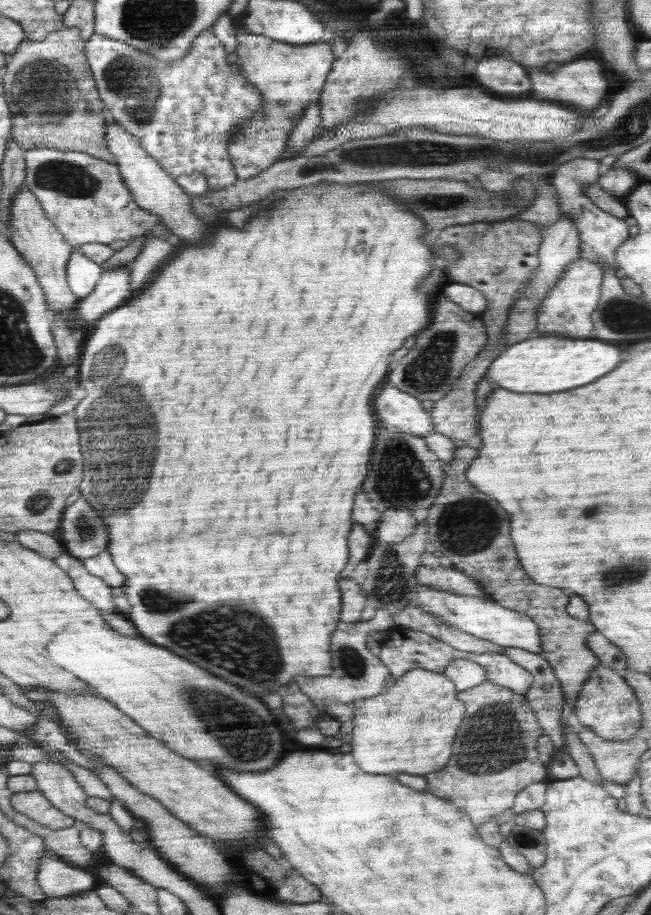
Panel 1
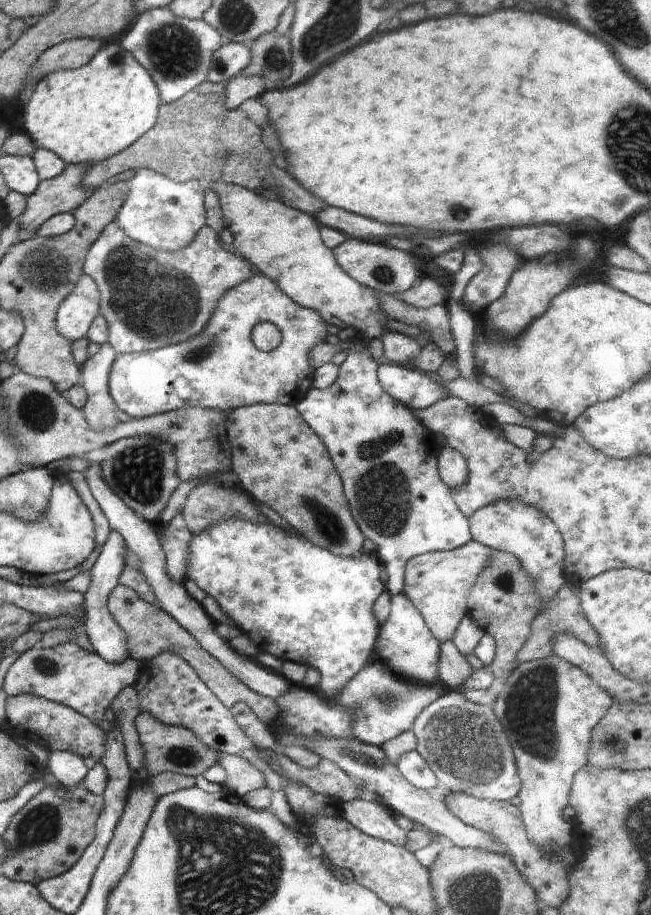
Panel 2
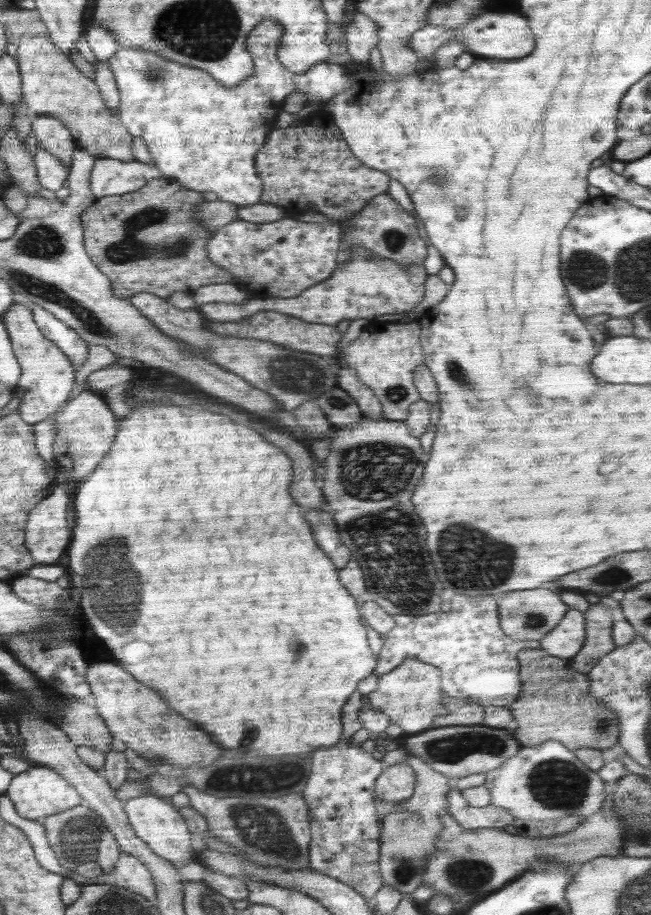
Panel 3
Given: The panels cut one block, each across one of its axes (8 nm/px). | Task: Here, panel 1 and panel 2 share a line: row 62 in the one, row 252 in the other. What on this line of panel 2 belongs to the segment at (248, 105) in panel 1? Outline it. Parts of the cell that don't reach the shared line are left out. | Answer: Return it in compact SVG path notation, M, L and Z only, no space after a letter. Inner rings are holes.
M117 219L109 222L100 233L88 249L83 264L84 274L96 280L100 288L100 310L109 332L107 343L119 355L160 349L196 336L211 319L223 294L247 281L256 271L246 259L231 253L221 241L220 234L208 226L202 227L187 247L166 252L129 237Z

